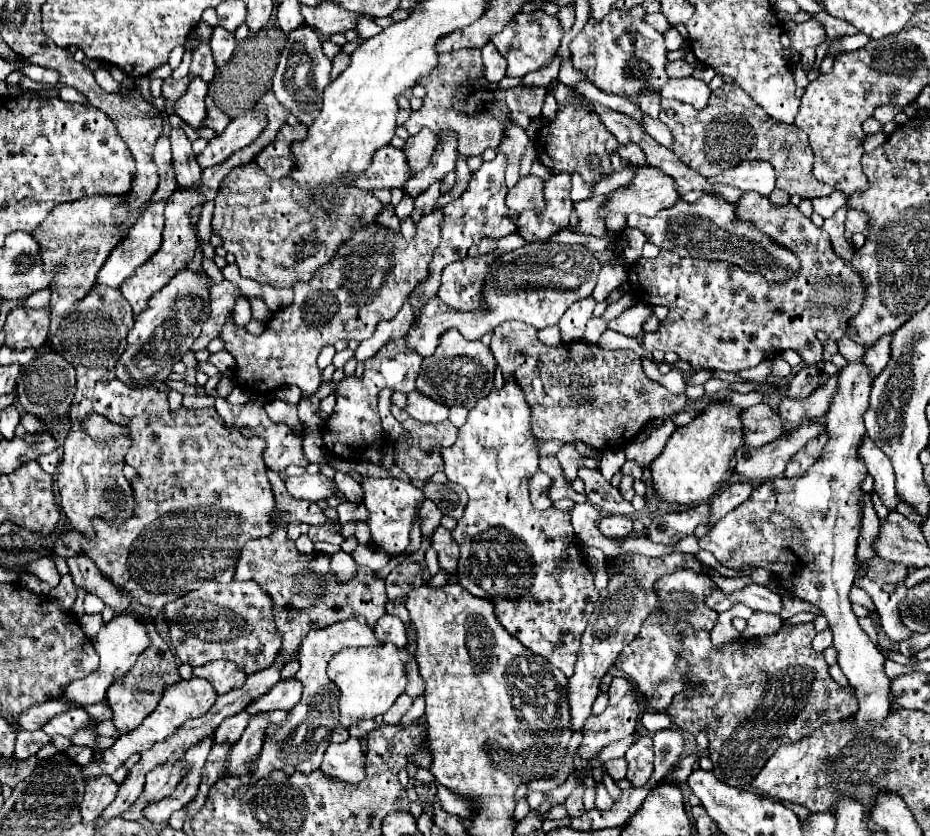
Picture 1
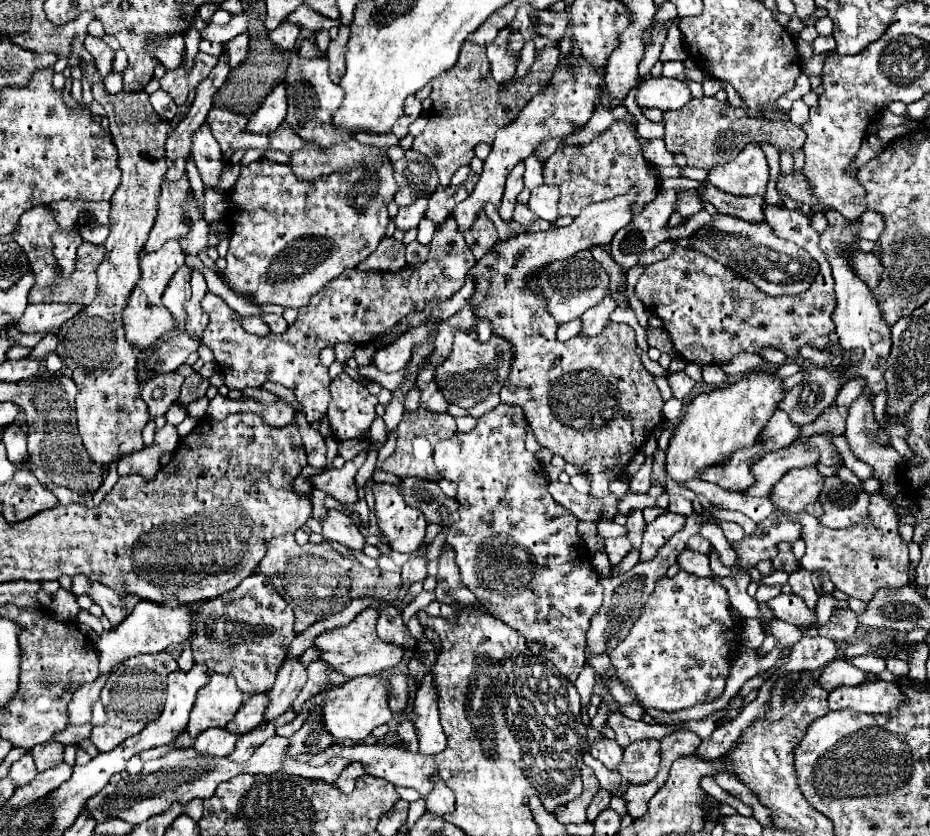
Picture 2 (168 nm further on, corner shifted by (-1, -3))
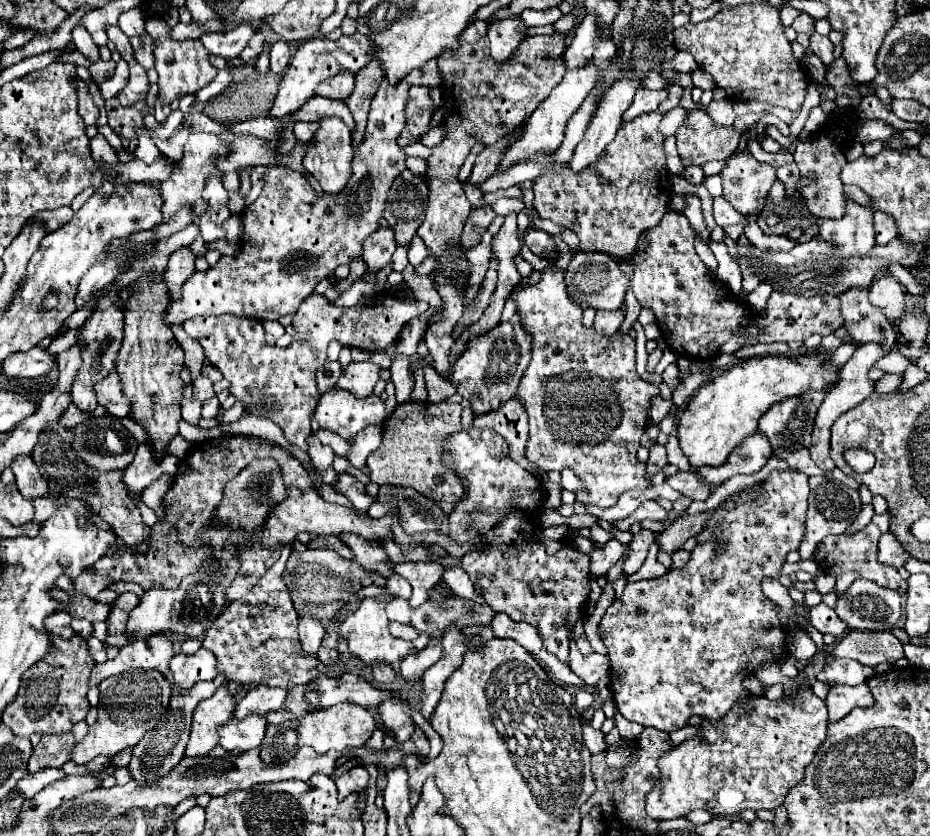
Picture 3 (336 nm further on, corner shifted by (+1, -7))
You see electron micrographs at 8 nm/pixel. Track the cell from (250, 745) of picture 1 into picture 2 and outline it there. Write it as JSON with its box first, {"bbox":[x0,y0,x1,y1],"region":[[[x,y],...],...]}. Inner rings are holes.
{"bbox":[263,662,305,724],"region":[[[293,662],[293,664],[287,664],[283,670],[279,670],[273,688],[267,692],[269,702],[265,708],[263,724],[273,722],[277,716],[281,716],[285,710],[289,710],[291,702],[297,698],[303,684],[305,684],[305,666],[303,664]]]}

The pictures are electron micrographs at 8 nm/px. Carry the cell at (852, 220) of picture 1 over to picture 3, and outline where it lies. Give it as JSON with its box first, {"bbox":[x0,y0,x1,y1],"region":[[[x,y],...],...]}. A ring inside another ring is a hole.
{"bbox":[875,212,897,244],"region":[[[875,212],[875,232],[877,232],[877,244],[887,244],[897,236],[897,224],[895,218],[885,212]]]}

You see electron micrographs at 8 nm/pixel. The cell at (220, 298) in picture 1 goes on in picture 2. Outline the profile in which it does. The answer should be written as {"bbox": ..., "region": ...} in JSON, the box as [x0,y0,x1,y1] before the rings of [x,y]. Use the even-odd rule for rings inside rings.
{"bbox":[155,332,201,374],"region":[[[187,332],[169,340],[167,344],[163,344],[157,352],[157,358],[161,360],[161,366],[155,368],[155,374],[163,374],[163,372],[171,372],[177,370],[191,352],[197,352],[197,348],[201,346],[199,338],[189,336]]]}

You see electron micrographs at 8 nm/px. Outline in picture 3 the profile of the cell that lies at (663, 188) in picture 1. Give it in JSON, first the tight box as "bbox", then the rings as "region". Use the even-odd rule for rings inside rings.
{"bbox":[511,264,659,508],"region":[[[549,264],[541,276],[541,284],[511,294],[517,300],[517,314],[523,318],[523,326],[533,334],[529,370],[523,374],[517,390],[517,396],[523,400],[529,416],[527,460],[535,462],[543,472],[573,468],[585,482],[585,492],[577,492],[577,502],[611,508],[625,490],[647,486],[647,464],[637,460],[637,448],[641,434],[647,430],[651,400],[659,396],[659,388],[637,376],[635,342],[631,336],[601,336],[593,328],[585,328],[581,324],[583,310],[569,298],[563,274],[555,268],[555,264]]]}

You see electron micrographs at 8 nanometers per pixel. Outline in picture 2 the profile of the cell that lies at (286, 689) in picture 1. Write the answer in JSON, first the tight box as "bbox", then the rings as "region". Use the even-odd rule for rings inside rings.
{"bbox":[293,660,343,714],"region":[[[319,660],[313,662],[313,664],[309,664],[307,682],[305,682],[303,690],[299,692],[299,696],[295,698],[295,702],[293,702],[293,712],[299,714],[301,708],[303,708],[303,704],[305,704],[307,700],[311,700],[315,694],[319,694],[323,688],[327,688],[329,682],[331,682],[333,686],[337,686],[337,684],[343,682],[343,678],[337,676],[337,672],[329,672],[329,668],[325,668],[325,664],[321,664]]]}

